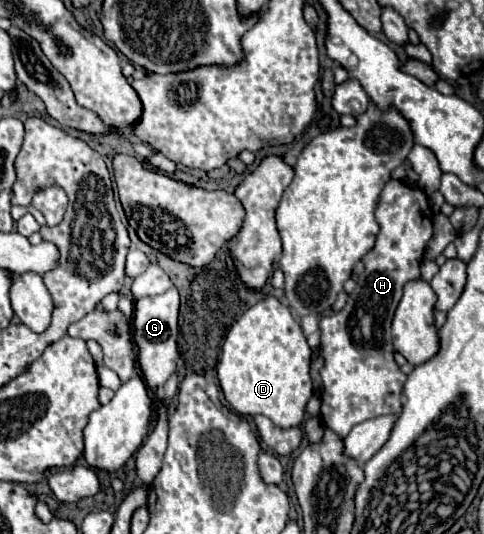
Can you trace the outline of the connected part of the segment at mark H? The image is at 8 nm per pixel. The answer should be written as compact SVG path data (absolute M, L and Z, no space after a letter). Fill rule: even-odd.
M391 179L383 193L377 207L377 223L379 223L379 235L375 241L375 247L363 257L365 271L357 277L357 287L353 293L349 293L349 299L345 307L339 313L327 315L319 321L321 329L321 349L325 357L325 365L321 369L323 379L323 391L321 391L321 419L323 425L333 429L337 435L345 437L353 425L363 423L367 419L401 413L401 401L403 401L403 385L407 381L407 375L403 375L393 359L393 345L391 345L391 321L395 315L395 309L403 297L403 287L409 281L419 281L419 265L423 261L423 253L427 249L427 243L433 237L431 227L431 203L423 189L411 187L401 179Z

